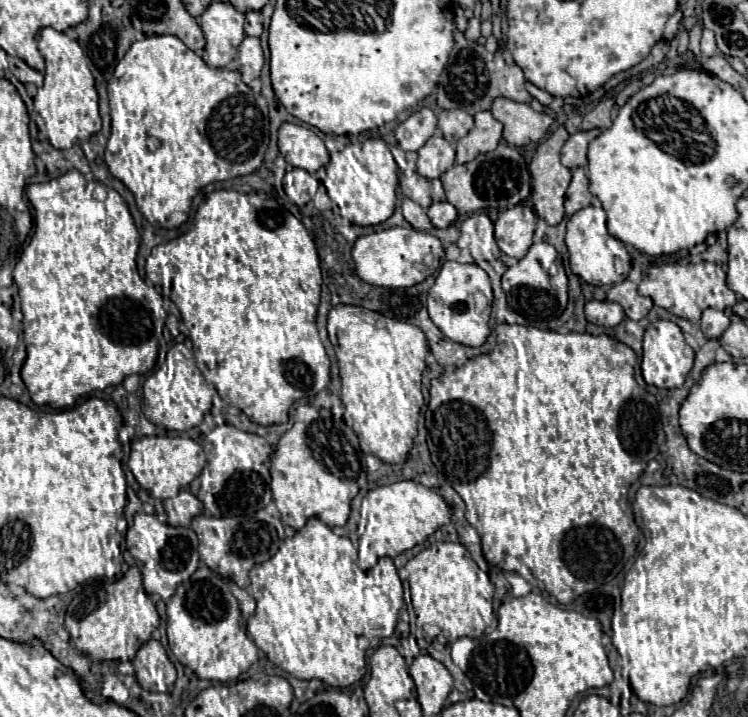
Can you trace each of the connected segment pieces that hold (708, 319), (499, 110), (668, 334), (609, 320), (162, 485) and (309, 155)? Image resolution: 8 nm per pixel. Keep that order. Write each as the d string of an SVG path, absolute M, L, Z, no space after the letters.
M706 308L702 312L702 332L708 336L708 338L720 338L724 334L724 330L730 326L730 316L726 312L720 312L720 310L714 310L714 308Z
M496 98L492 104L492 116L504 126L504 140L512 146L526 146L546 136L554 118L508 98Z
M656 320L644 332L644 354L642 354L642 376L646 384L658 388L680 388L694 364L694 350L684 342L682 330L670 320Z
M590 300L590 302L586 302L584 312L586 312L586 320L588 322L598 324L598 326L604 326L604 328L618 326L620 320L624 318L622 306L616 304L616 302L608 302L608 300L604 300L604 302Z
M144 436L132 444L128 468L136 476L138 484L158 500L174 498L182 488L186 488L206 466L206 454L202 446L192 438L182 436Z
M284 122L278 130L278 148L290 166L304 168L316 174L328 164L328 150L324 142L306 126Z

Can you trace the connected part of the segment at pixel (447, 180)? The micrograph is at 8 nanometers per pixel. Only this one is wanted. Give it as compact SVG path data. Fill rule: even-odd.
M498 144L496 150L482 154L468 164L454 164L448 172L440 176L440 180L444 184L448 202L460 214L472 214L476 210L486 208L506 210L526 200L530 194L530 174L526 170L526 162L520 156L520 152L516 148L510 148L508 144Z

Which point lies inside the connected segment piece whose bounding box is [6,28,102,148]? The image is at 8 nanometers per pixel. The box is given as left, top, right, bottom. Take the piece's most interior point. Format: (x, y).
(66, 105)

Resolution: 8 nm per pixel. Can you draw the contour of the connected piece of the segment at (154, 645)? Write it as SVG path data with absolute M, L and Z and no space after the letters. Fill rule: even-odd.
M148 640L136 652L136 658L132 660L132 664L136 670L136 678L142 674L144 684L150 684L150 688L146 688L146 690L166 692L172 688L172 684L176 680L176 668L170 662L164 646L158 640Z

